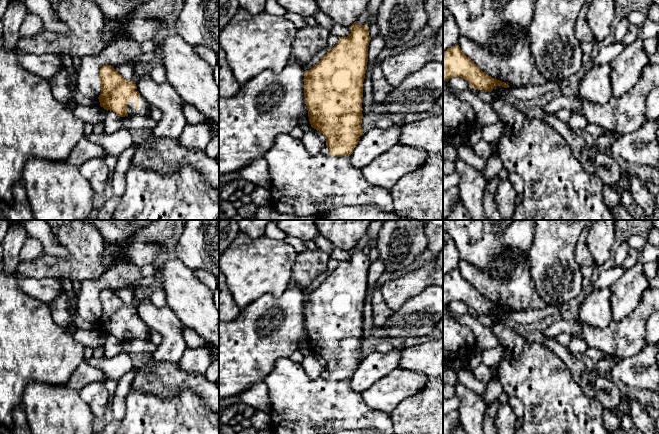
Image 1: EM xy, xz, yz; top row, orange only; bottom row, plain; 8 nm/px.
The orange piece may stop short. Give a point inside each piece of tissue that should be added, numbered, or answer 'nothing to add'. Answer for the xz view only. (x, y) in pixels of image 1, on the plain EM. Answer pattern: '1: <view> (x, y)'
1: xz (300, 404)

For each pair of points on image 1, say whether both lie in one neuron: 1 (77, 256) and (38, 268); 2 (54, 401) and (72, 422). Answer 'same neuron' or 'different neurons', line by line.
1: same neuron
2: same neuron

